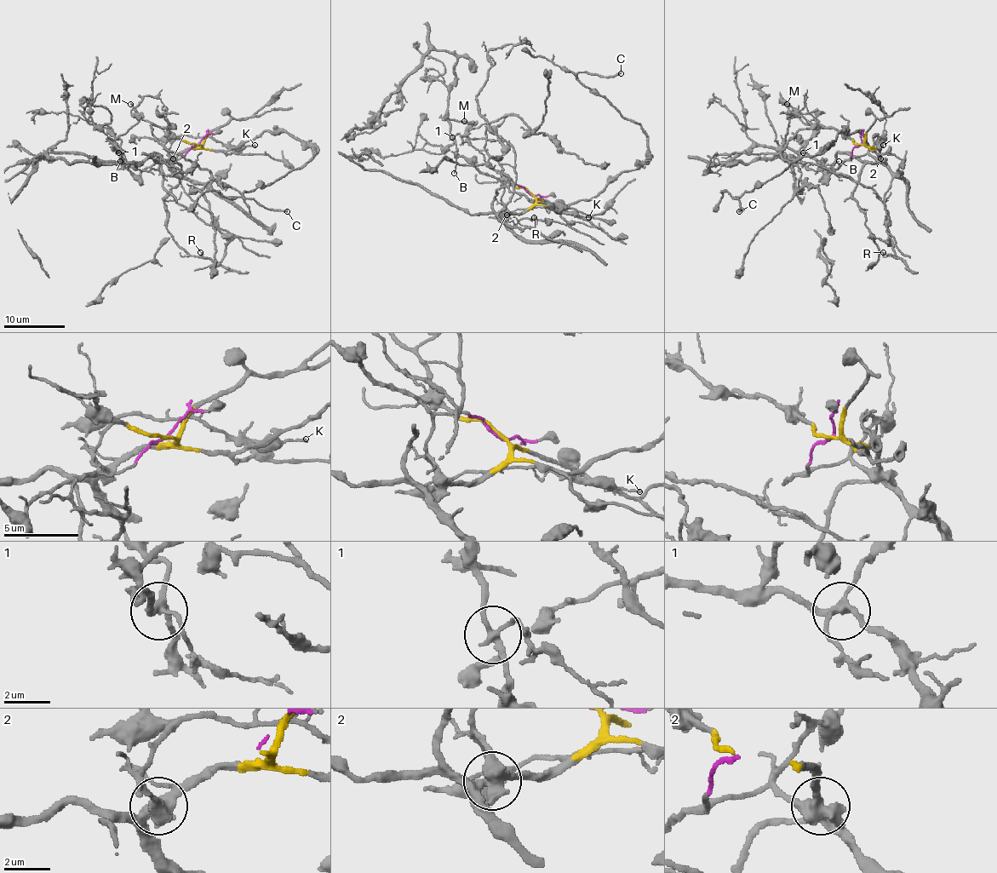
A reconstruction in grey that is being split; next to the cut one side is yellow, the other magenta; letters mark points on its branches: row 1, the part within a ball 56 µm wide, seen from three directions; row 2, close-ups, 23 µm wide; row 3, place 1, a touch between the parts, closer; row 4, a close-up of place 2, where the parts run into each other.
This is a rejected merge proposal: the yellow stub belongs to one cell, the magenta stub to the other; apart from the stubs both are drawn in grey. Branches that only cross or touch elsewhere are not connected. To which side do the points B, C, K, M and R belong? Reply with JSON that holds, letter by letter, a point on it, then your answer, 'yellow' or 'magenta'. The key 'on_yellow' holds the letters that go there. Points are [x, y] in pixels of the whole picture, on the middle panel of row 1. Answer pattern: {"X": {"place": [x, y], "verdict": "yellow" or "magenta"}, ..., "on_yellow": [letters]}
{"B": {"place": [454, 173], "verdict": "magenta"}, "C": {"place": [621, 73], "verdict": "yellow"}, "K": {"place": [588, 217], "verdict": "magenta"}, "M": {"place": [464, 121], "verdict": "magenta"}, "R": {"place": [534, 217], "verdict": "yellow"}, "on_yellow": ["C", "R"]}

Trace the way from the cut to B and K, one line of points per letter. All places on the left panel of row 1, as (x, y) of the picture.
B: (197, 145), (182, 157), (146, 166), (137, 175), (121, 162)
K: (197, 145), (182, 157), (173, 158), (168, 155), (168, 147), (180, 135), (214, 137), (232, 146), (255, 145)

